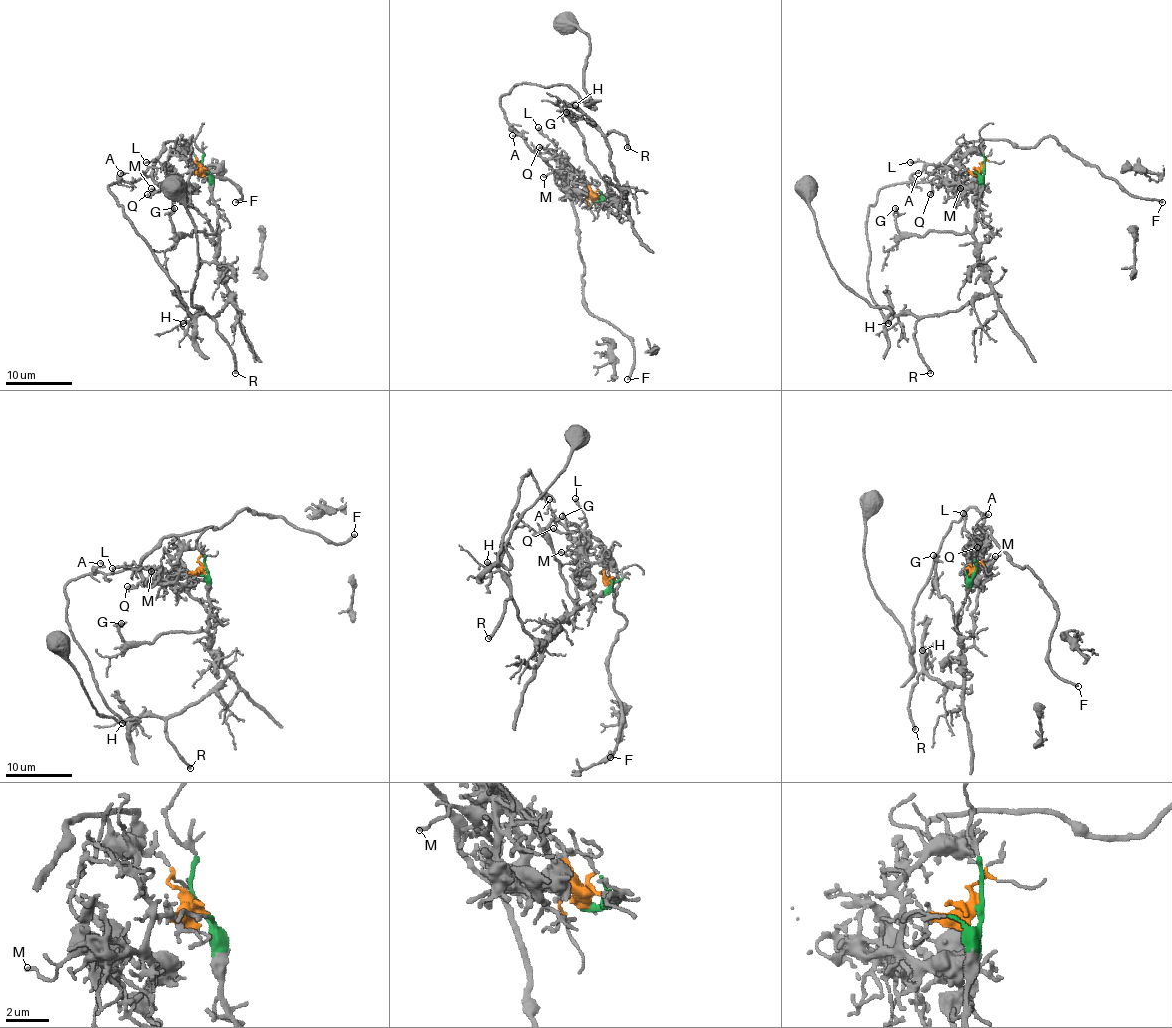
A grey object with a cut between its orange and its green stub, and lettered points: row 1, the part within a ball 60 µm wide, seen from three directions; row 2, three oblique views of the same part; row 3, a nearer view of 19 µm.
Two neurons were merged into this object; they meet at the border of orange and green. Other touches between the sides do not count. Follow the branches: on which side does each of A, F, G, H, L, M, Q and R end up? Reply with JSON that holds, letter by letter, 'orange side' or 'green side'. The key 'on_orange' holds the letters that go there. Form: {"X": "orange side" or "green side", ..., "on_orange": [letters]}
{"A": "orange side", "F": "orange side", "G": "green side", "H": "green side", "L": "orange side", "M": "orange side", "Q": "orange side", "R": "green side", "on_orange": ["A", "F", "L", "M", "Q"]}

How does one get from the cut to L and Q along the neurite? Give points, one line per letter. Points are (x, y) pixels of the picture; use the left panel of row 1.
L: (202, 169), (187, 171), (177, 179), (169, 166), (157, 161), (146, 162)
Q: (202, 169), (187, 171), (179, 179), (166, 179), (147, 194)

